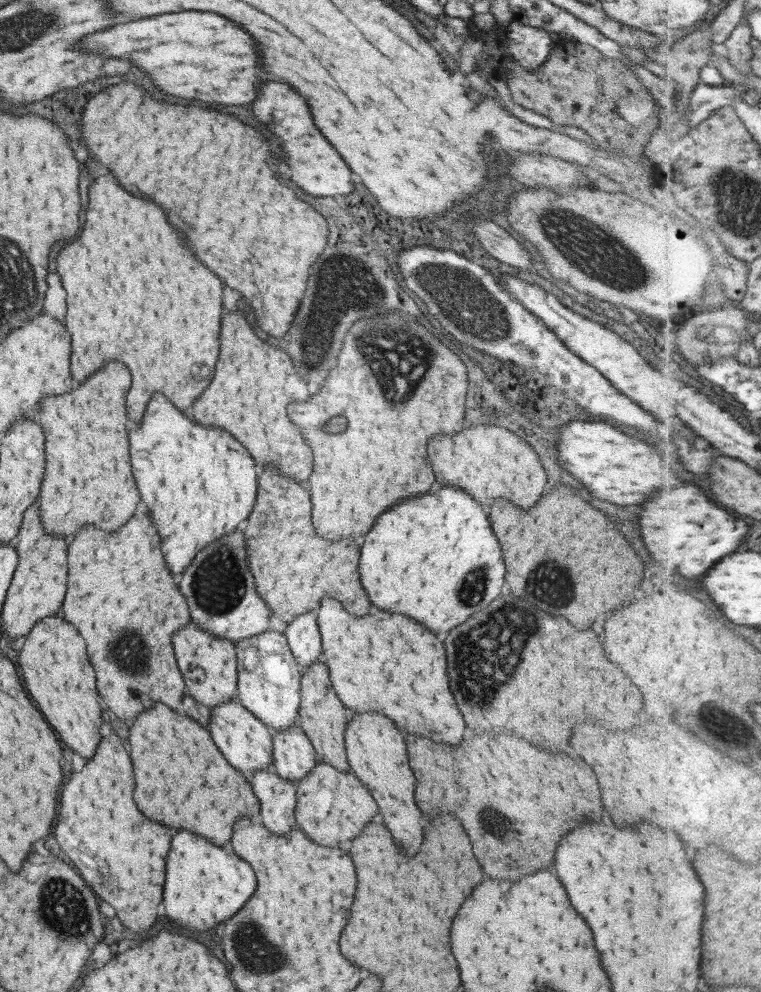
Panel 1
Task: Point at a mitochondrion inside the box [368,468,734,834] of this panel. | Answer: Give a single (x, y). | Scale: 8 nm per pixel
(502, 634)

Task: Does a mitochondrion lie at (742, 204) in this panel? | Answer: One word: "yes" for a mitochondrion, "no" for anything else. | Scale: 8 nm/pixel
yes

